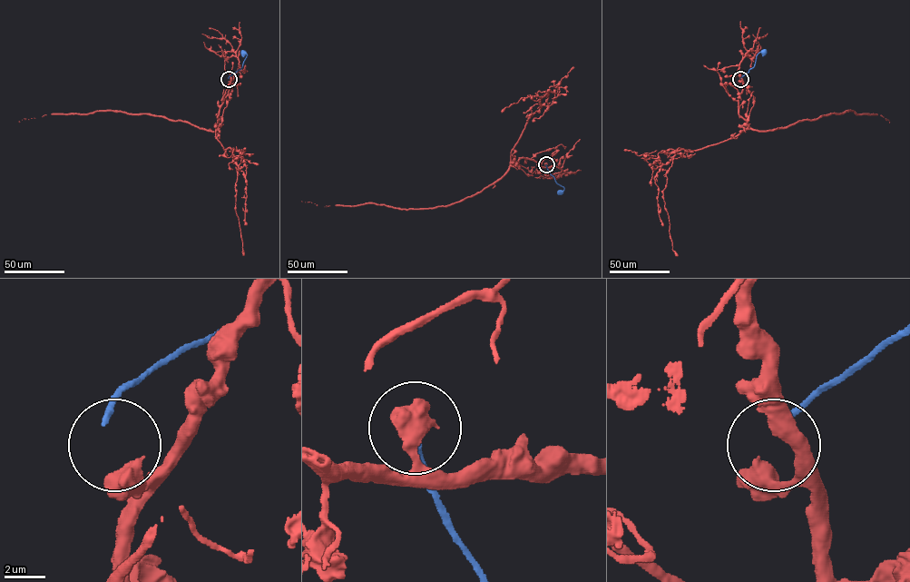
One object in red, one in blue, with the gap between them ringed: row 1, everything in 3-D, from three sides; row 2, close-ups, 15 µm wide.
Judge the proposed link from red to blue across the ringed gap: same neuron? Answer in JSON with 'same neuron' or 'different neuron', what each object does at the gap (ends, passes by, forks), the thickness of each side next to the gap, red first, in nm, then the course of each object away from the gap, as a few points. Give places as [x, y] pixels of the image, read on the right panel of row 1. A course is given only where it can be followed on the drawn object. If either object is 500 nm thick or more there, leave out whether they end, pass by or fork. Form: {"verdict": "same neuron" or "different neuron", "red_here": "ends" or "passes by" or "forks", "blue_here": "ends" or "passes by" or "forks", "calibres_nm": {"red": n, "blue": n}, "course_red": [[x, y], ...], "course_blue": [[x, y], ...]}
{"verdict": "different neuron", "calibres_nm": {"red": 750, "blue": 280}, "course_red": [[739, 80], [743, 90], [738, 114], [758, 131], [784, 128], [849, 111], [882, 115], [889, 122]], "course_blue": [[740, 78], [752, 68], [758, 54], [764, 52]]}

